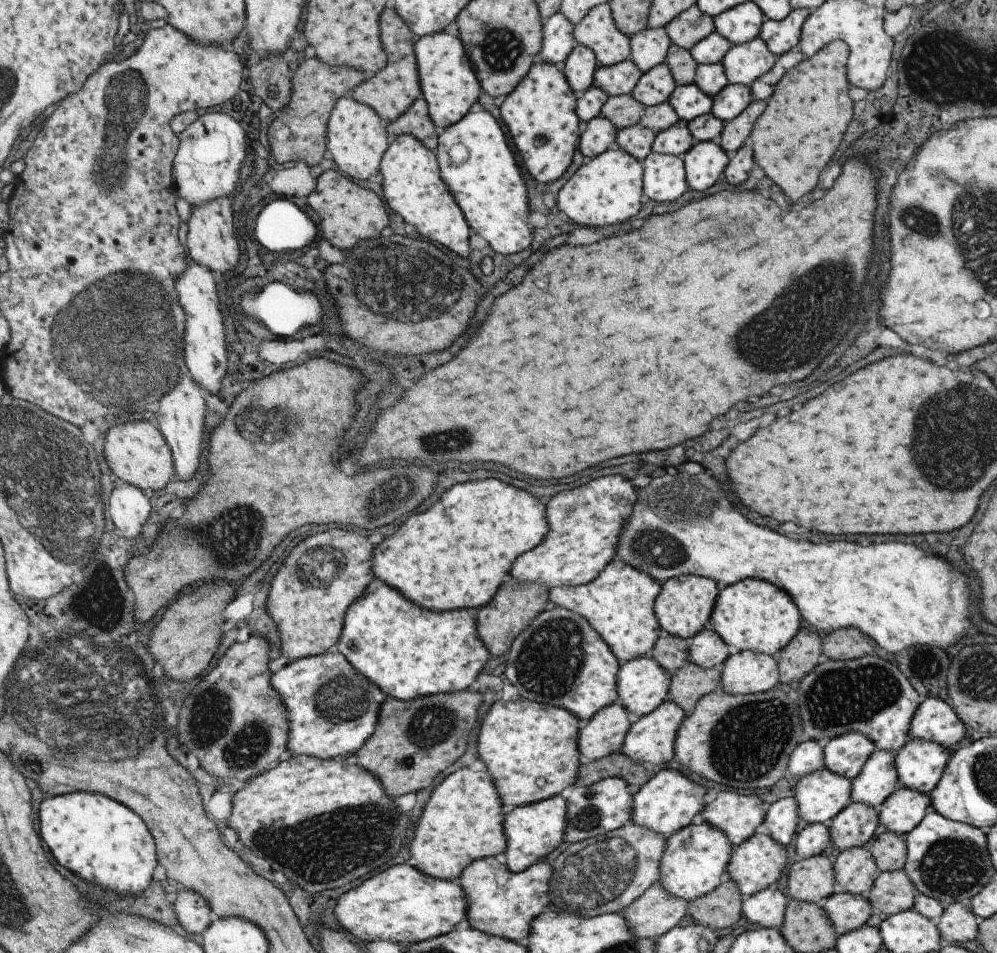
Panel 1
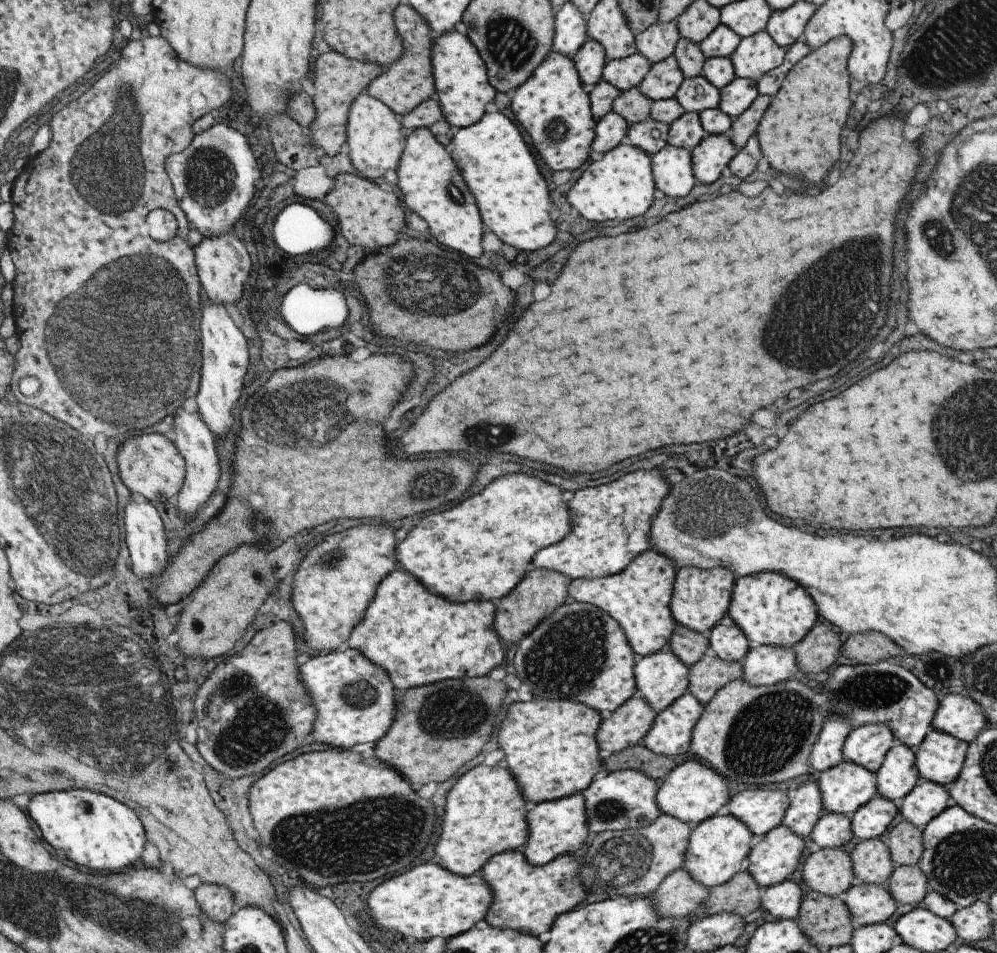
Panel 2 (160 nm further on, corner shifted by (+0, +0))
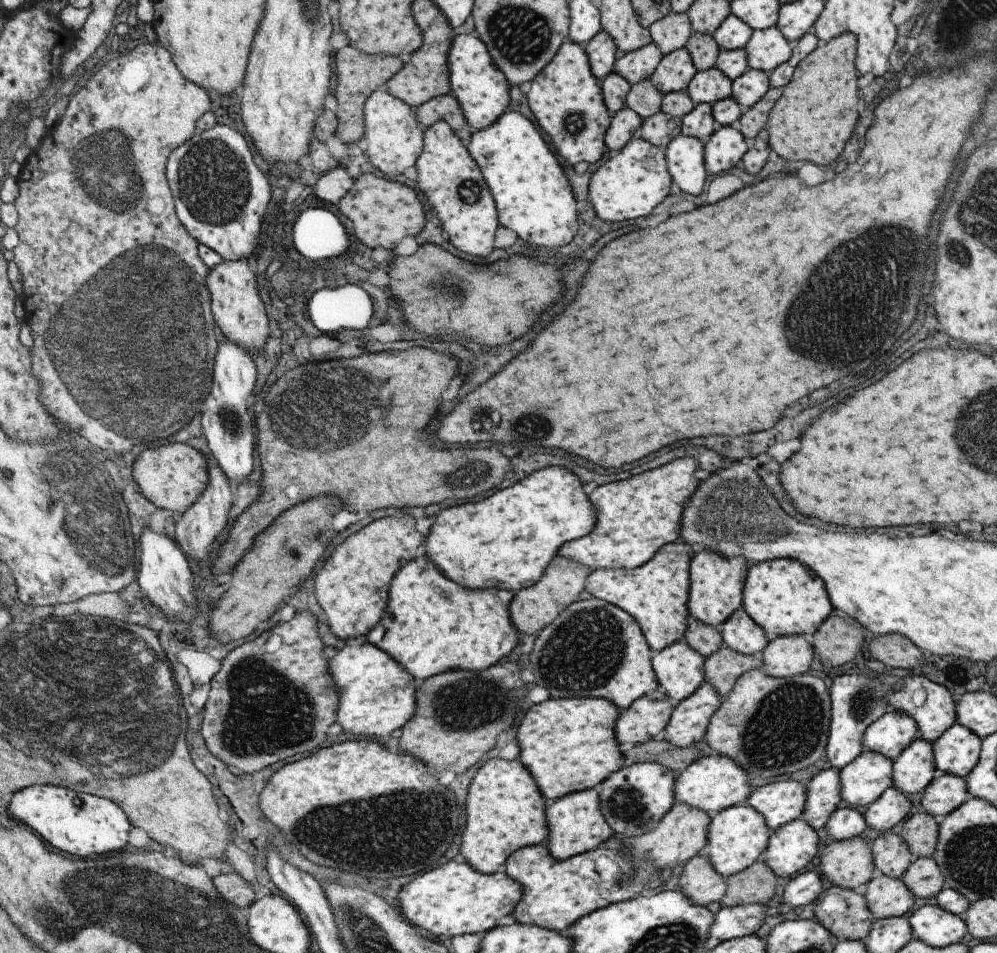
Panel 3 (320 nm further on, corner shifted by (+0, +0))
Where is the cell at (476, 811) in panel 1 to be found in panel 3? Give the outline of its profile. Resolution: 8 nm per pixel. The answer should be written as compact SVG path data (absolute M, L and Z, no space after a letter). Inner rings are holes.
M492 753L477 770L467 790L466 825L459 838L459 853L473 870L481 874L503 870L510 854L547 840L549 829L544 811L547 803L521 761L504 760Z

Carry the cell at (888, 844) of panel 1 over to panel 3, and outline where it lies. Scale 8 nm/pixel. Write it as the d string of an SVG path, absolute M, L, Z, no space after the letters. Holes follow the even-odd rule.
M920 810L903 820L897 832L906 842L913 858L933 856L938 835L938 820Z

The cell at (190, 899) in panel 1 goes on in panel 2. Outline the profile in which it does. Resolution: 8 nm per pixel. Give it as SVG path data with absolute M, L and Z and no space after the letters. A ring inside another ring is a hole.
M199 883L195 892L200 909L214 921L227 920L236 909L232 892L223 885Z

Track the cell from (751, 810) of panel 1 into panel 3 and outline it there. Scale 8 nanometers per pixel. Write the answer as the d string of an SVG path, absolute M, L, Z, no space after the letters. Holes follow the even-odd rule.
M777 780L757 787L743 804L760 812L766 825L775 830L799 818L806 801L806 788L798 781Z

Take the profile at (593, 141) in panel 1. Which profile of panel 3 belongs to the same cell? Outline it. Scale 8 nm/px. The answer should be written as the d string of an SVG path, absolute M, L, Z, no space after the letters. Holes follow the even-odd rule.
M627 107L618 110L609 123L609 128L604 136L606 150L621 150L637 134L642 118Z

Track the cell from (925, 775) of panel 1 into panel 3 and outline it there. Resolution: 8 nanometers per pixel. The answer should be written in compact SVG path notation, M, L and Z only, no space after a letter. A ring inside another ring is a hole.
M953 724L932 742L934 767L938 774L966 777L980 753L981 738L966 726Z

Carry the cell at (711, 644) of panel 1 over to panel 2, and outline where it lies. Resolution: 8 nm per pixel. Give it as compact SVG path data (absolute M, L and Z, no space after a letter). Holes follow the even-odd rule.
M727 614L714 624L708 641L708 652L726 661L739 662L749 650L747 637Z

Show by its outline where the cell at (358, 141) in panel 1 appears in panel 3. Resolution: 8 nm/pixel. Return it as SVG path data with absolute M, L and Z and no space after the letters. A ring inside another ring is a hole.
M375 90L364 102L364 138L367 144L365 154L369 162L387 178L402 174L405 168L414 166L423 148L424 132L418 125L415 110L389 92Z

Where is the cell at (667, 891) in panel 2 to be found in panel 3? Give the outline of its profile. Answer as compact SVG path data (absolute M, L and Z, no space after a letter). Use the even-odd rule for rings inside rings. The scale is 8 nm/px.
M705 852L692 856L678 877L680 890L690 903L707 906L711 902L720 902L725 894L726 879L714 871Z

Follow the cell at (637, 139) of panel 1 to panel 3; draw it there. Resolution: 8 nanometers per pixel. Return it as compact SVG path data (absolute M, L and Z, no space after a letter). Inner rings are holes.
M659 110L650 117L642 119L637 135L653 146L664 149L667 143L680 134L681 118Z

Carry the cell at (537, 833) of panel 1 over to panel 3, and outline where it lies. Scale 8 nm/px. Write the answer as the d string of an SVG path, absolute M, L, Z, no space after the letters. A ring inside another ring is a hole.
M596 788L566 794L548 802L544 811L549 829L545 844L555 860L568 859L602 845L611 845L614 839L615 833L611 832L610 826L601 814Z

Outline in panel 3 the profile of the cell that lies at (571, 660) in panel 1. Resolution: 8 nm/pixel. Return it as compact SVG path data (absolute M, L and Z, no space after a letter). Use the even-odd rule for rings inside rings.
M592 597L571 603L541 629L529 653L531 669L522 668L519 675L523 683L535 682L536 685L545 687L551 699L601 697L613 703L620 713L634 700L657 688L658 682L651 666L652 654L631 615L618 606Z

